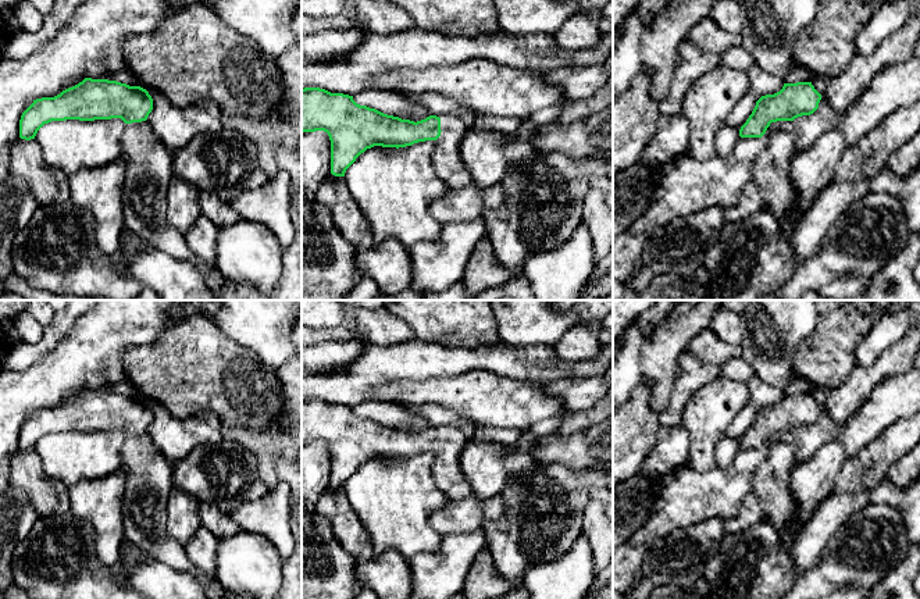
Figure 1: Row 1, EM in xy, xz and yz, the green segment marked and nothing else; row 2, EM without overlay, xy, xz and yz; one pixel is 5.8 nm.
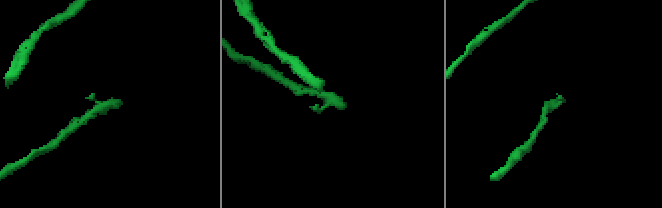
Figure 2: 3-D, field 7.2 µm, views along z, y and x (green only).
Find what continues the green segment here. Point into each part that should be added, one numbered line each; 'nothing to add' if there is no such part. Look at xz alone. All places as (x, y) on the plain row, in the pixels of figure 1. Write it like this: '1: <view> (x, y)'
1: xz (446, 470)

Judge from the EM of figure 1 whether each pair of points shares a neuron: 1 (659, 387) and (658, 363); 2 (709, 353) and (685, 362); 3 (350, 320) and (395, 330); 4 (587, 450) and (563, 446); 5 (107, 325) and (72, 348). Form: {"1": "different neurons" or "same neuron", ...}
{"1": "same neuron", "2": "different neurons", "3": "same neuron", "4": "same neuron", "5": "same neuron"}

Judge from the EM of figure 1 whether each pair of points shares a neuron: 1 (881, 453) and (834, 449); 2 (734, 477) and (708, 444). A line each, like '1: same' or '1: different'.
1: different
2: different

